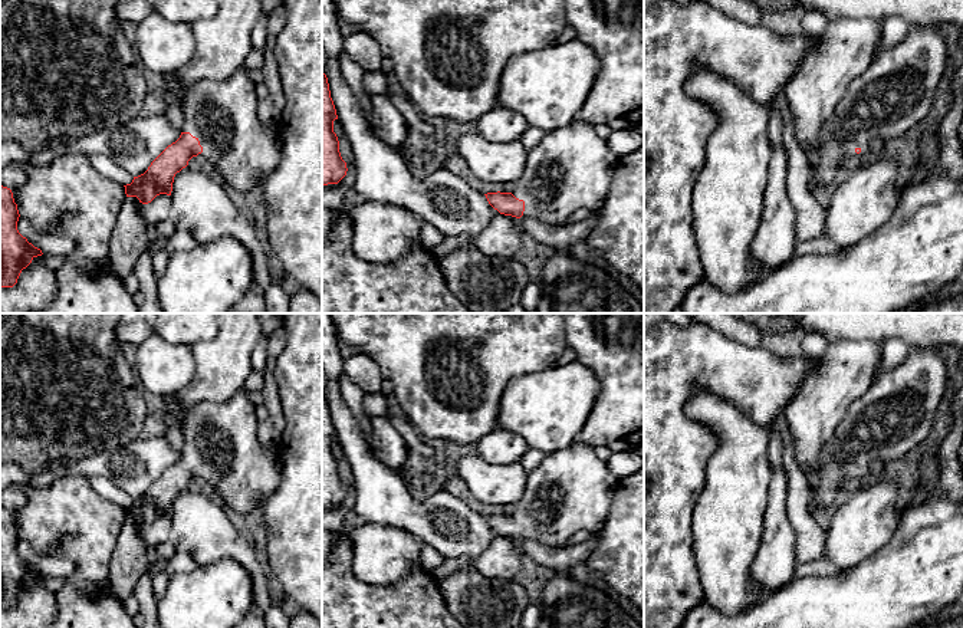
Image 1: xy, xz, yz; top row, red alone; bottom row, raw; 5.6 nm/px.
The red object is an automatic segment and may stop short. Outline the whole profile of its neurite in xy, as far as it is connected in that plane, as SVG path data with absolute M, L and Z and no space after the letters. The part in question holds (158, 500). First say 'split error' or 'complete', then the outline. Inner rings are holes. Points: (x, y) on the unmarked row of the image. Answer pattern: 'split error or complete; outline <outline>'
split error; outline M246 388L224 402L207 401L188 410L180 430L184 437L180 460L168 467L144 496L124 507L126 519L137 519L139 525L148 526L160 516L171 517L175 496L185 490L193 479L198 479L217 503L239 513L263 509L282 479L282 460L277 448L264 448L260 444L256 407Z

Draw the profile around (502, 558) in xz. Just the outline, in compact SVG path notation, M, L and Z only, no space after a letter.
M499 536L474 559L477 572L489 578L515 579L523 565L520 540Z

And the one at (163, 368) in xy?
M152 333L138 346L134 369L147 394L167 400L194 378L193 349Z

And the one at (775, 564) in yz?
M770 428L769 463L772 477L766 500L763 537L752 566L753 581L762 588L762 594L750 606L788 585L796 568L796 537L786 510L788 476L783 468L783 440L775 428Z

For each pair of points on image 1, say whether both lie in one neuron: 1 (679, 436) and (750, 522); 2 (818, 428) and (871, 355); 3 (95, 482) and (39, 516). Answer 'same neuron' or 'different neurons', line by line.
1: different neurons
2: same neuron
3: different neurons

